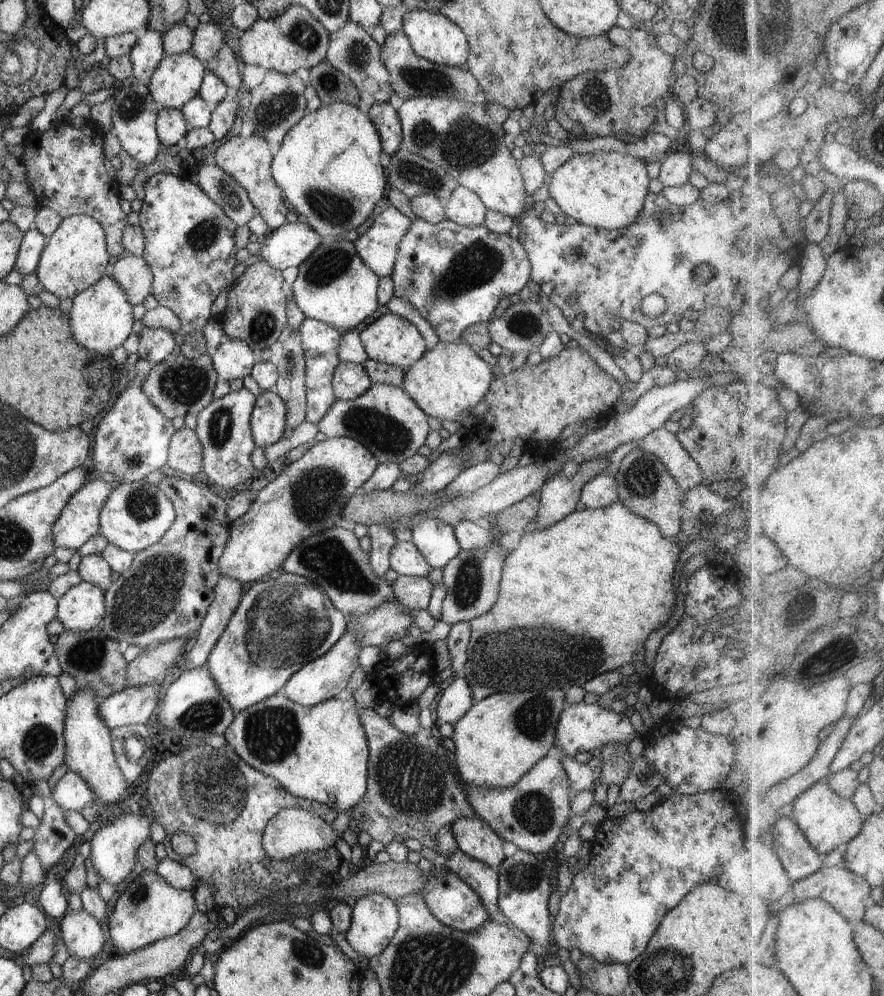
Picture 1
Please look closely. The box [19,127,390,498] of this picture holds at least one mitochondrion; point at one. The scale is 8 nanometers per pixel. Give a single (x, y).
(184, 384)

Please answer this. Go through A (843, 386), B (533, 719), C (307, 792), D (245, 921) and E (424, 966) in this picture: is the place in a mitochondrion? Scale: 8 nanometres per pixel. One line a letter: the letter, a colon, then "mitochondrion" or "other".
A: other
B: mitochondrion
C: other
D: other
E: mitochondrion

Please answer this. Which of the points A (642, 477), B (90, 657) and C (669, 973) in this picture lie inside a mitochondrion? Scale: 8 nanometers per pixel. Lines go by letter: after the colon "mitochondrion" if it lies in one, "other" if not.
A: mitochondrion
B: mitochondrion
C: mitochondrion

